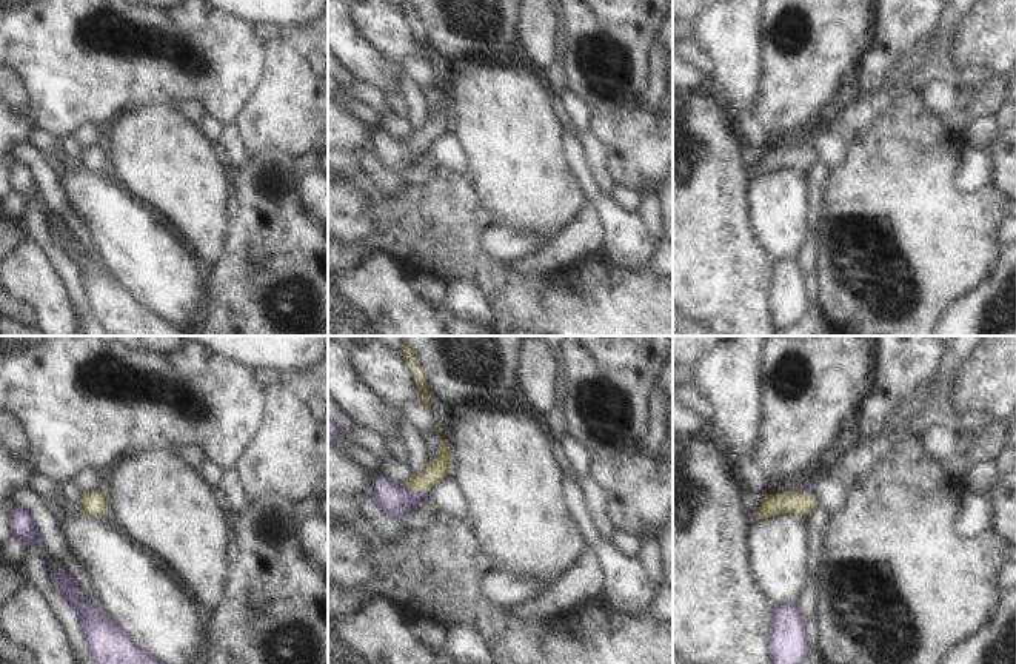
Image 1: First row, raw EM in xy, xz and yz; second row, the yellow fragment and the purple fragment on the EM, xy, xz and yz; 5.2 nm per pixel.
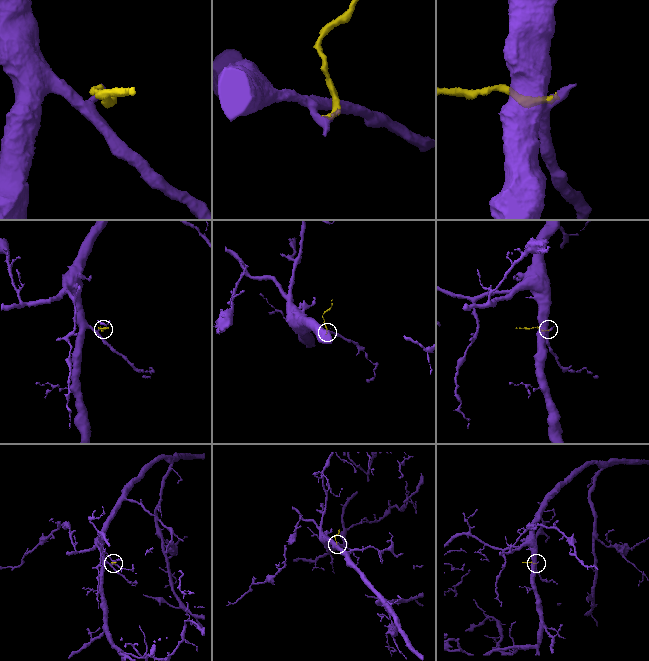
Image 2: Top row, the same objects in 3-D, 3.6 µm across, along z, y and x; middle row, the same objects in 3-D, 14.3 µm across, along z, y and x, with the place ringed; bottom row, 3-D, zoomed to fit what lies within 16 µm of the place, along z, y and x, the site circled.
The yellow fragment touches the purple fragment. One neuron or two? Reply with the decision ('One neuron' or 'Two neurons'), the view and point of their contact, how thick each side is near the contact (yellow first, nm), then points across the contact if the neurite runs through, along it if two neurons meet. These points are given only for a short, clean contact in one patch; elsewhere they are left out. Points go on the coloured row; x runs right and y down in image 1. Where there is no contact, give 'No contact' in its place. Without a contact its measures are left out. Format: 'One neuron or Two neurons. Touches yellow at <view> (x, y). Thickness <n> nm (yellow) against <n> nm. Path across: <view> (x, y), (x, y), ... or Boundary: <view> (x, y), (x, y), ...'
One neuron. Touches yellow at xz (414, 490). Thickness 110 nm (yellow) against 170 nm. Path across: xz (434, 472), (414, 490), (396, 499).

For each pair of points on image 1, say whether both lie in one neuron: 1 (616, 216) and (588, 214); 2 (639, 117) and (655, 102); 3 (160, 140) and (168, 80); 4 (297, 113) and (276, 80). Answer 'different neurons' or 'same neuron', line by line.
1: different neurons
2: different neurons
3: different neurons
4: same neuron

